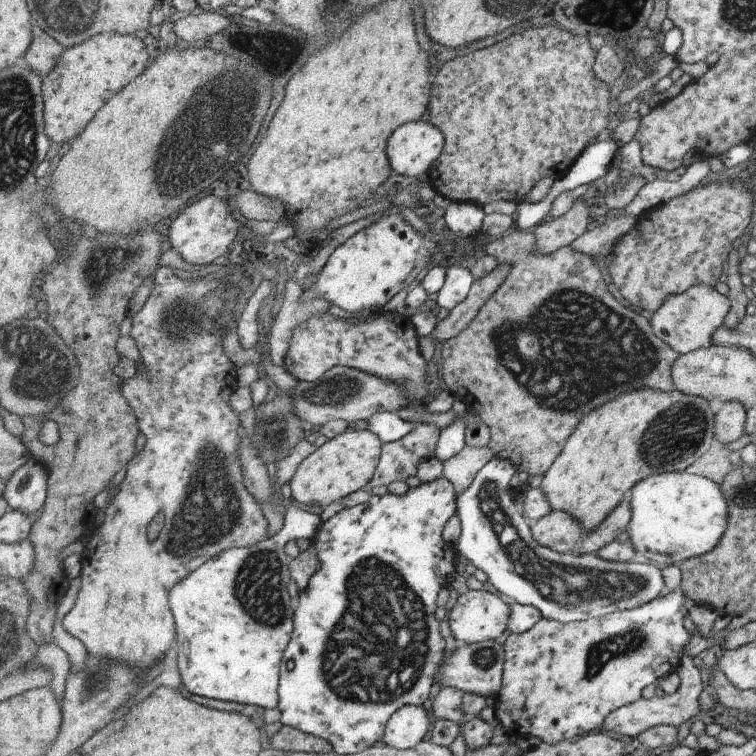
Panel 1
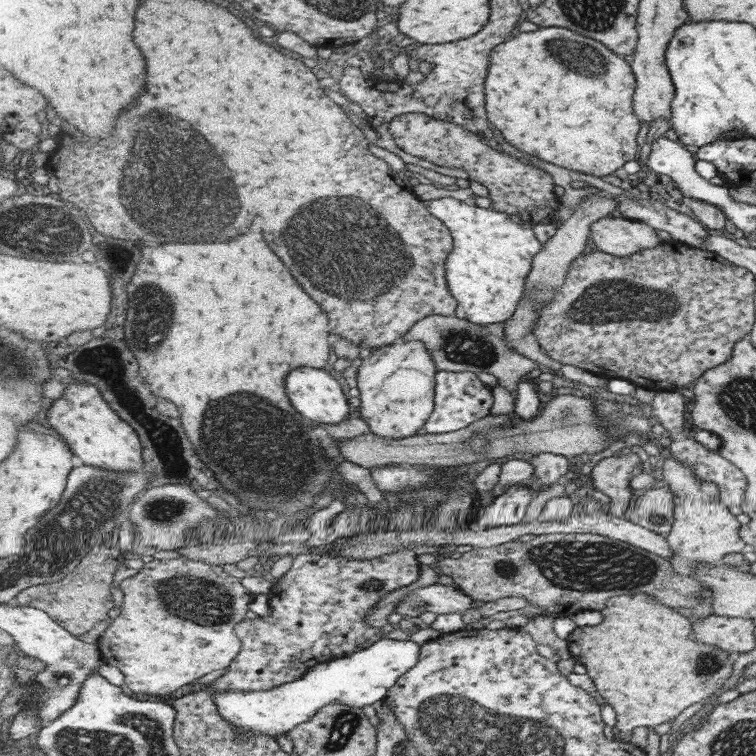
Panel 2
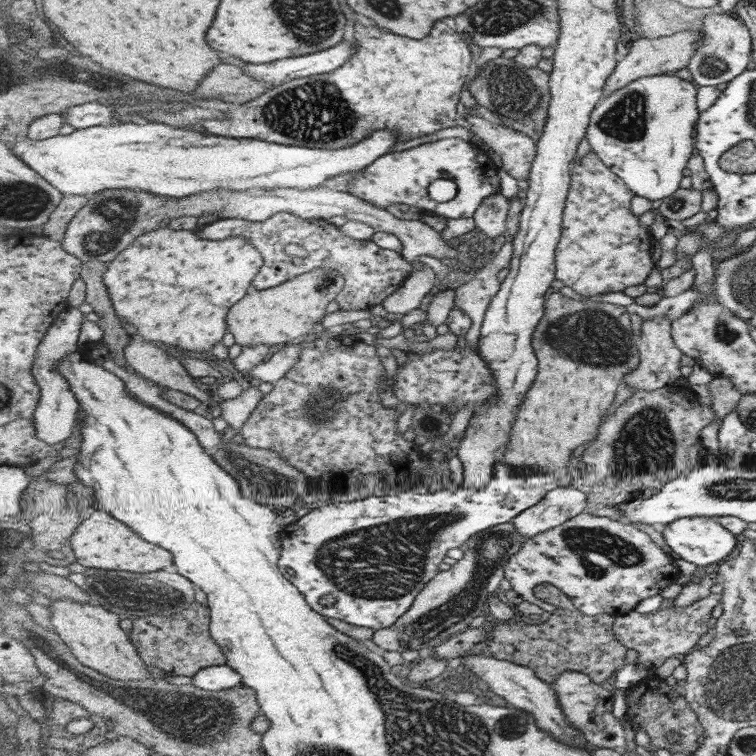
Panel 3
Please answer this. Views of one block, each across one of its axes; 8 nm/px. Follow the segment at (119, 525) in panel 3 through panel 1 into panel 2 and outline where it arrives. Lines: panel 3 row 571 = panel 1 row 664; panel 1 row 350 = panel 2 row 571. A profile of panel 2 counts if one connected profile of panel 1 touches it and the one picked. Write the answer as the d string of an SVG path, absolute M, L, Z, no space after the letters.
M181 556L175 559L152 559L136 575L124 579L120 583L120 590L124 594L120 613L111 621L98 642L100 651L102 652L103 662L111 666L116 666L123 672L125 682L131 691L139 695L145 695L150 699L158 700L166 700L166 697L174 692L178 694L179 688L183 688L185 684L191 684L193 680L197 680L197 678L201 678L201 676L205 676L209 672L215 672L215 670L221 670L221 668L228 668L242 652L242 637L237 633L237 626L247 619L247 614L249 614L249 610L251 609L250 604L254 602L254 596L249 593L249 590L240 581L241 578L235 578L235 576L227 574L221 565L190 560Z

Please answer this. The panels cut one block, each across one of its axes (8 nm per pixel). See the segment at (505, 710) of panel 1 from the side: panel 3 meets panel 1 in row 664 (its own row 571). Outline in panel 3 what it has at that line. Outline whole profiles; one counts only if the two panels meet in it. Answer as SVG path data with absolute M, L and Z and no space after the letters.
M581 513L551 530L527 539L522 549L507 563L506 579L512 589L524 600L536 604L545 611L553 612L553 604L537 600L537 596L533 594L533 588L543 582L549 582L559 586L573 600L573 604L587 616L599 614L618 616L633 611L635 606L645 598L661 594L667 586L677 585L677 580L682 575L677 561L663 552L651 540L651 536L639 530L637 525L623 523L607 516Z

